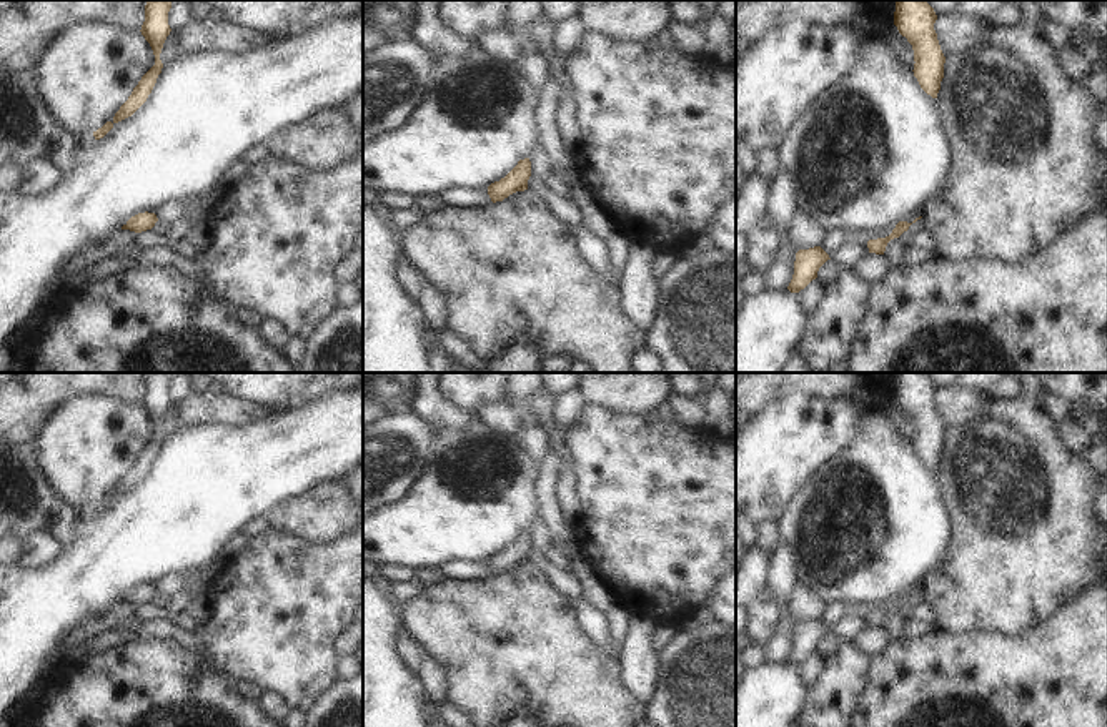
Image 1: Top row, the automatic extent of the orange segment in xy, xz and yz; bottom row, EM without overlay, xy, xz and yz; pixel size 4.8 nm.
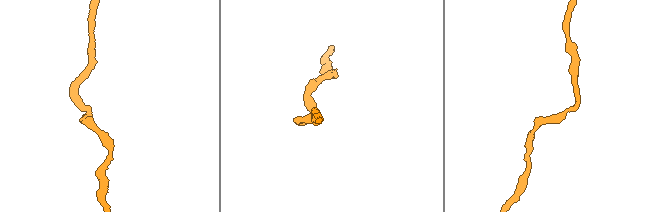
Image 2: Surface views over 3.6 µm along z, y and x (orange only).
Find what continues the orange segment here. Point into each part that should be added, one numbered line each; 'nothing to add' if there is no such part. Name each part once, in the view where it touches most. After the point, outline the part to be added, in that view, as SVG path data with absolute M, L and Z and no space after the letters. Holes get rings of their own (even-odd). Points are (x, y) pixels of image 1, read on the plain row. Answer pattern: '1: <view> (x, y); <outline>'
nothing to add

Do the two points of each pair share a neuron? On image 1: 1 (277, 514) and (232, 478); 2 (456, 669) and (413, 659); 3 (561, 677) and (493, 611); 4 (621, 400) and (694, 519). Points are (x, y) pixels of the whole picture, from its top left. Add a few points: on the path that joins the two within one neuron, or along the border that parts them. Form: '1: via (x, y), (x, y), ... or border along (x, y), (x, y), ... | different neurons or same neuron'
1: border along (305, 491), (273, 504), (263, 514) | different neurons
2: border along (410, 636), (441, 671), (443, 702) | different neurons
3: via (545, 662), (510, 628) | same neuron
4: border along (590, 403), (598, 403), (615, 411), (653, 411) | different neurons

